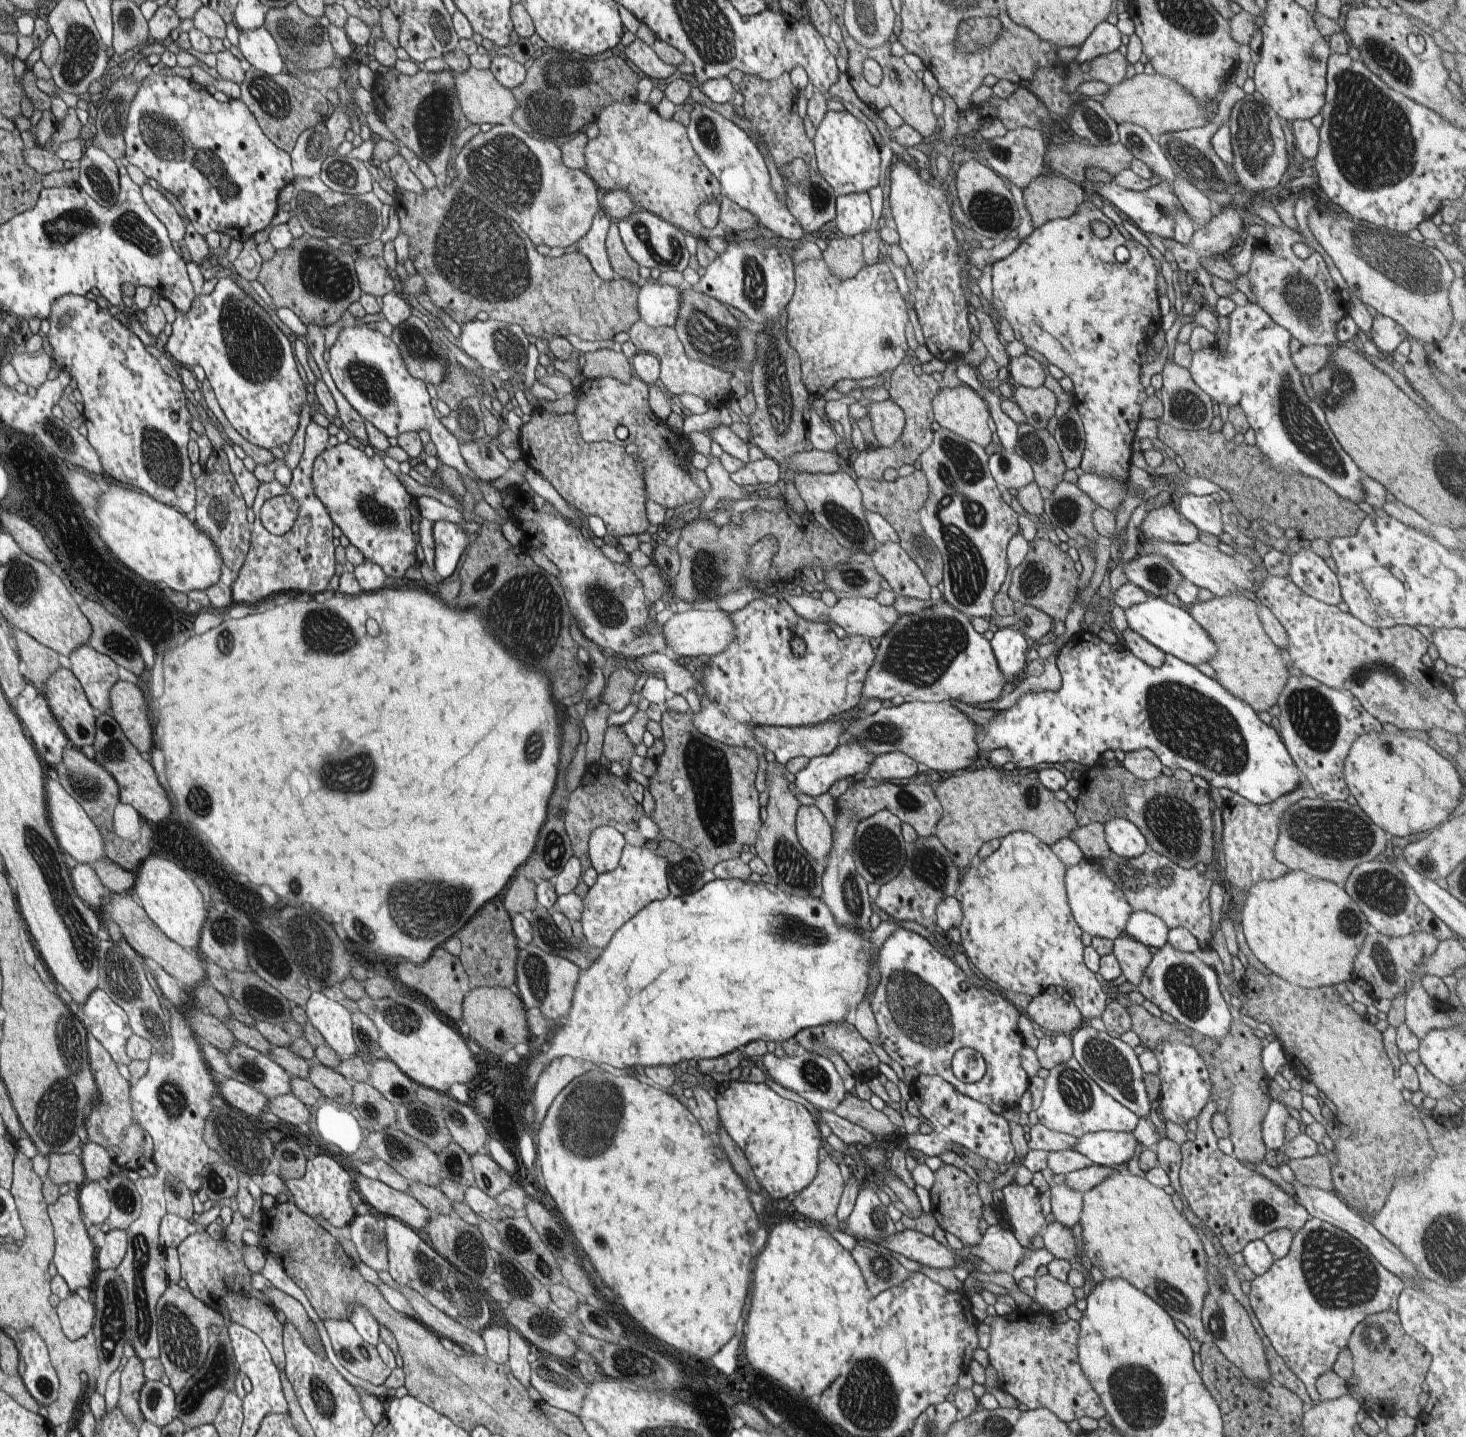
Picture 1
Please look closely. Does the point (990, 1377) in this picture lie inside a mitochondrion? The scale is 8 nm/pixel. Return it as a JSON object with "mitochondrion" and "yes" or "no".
{"mitochondrion":"no"}

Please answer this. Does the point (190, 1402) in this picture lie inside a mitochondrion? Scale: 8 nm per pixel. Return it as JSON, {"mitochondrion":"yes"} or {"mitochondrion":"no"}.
{"mitochondrion":"yes"}

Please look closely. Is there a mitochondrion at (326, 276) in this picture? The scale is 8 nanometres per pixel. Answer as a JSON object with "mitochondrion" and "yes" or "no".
{"mitochondrion":"yes"}

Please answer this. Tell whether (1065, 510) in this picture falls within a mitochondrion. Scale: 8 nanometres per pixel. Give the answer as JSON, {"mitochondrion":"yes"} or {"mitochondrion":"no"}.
{"mitochondrion":"yes"}

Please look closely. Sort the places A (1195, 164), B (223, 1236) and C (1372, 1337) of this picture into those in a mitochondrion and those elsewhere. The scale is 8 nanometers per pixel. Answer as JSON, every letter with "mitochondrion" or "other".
{"A":"mitochondrion","B":"other","C":"mitochondrion"}

